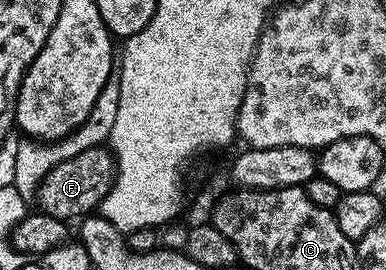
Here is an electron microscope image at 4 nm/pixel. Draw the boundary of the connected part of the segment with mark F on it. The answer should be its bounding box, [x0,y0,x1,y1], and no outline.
[34,147,116,222]

